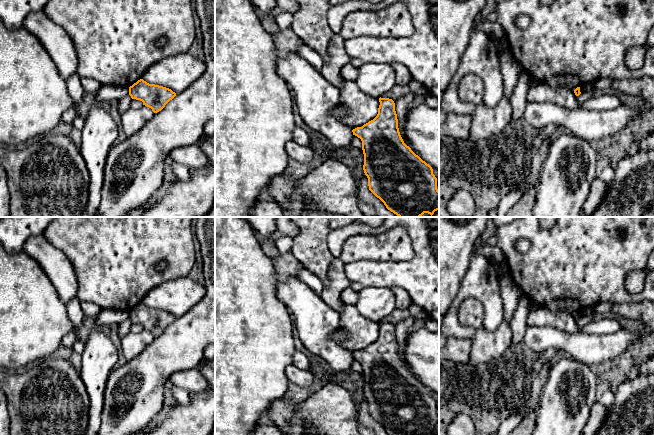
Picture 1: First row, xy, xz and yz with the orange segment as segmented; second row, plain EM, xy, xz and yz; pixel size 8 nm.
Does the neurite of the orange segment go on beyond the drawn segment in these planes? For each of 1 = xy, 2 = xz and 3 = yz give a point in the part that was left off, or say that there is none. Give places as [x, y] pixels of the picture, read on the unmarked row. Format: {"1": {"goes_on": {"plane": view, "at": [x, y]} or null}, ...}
{"1": {"goes_on": null}, "2": {"goes_on": null}, "3": {"goes_on": null}}

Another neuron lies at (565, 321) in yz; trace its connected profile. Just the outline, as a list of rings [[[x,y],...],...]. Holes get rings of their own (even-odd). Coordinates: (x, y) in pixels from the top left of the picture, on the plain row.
[[[538,306],[534,311],[529,312],[527,316],[527,327],[548,327],[552,326],[566,333],[577,333],[579,328],[574,314],[562,310],[552,312],[545,307]]]

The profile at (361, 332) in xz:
[[[343,302],[343,309],[339,315],[339,328],[347,334],[346,339],[338,344],[340,347],[355,353],[362,351],[377,340],[379,323],[361,316],[355,305]]]

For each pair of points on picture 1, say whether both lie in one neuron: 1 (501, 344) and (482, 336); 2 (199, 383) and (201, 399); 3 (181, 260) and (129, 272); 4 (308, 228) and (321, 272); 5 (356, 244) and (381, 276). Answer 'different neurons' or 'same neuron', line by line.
1: same neuron
2: different neurons
3: same neuron
4: same neuron
5: different neurons

